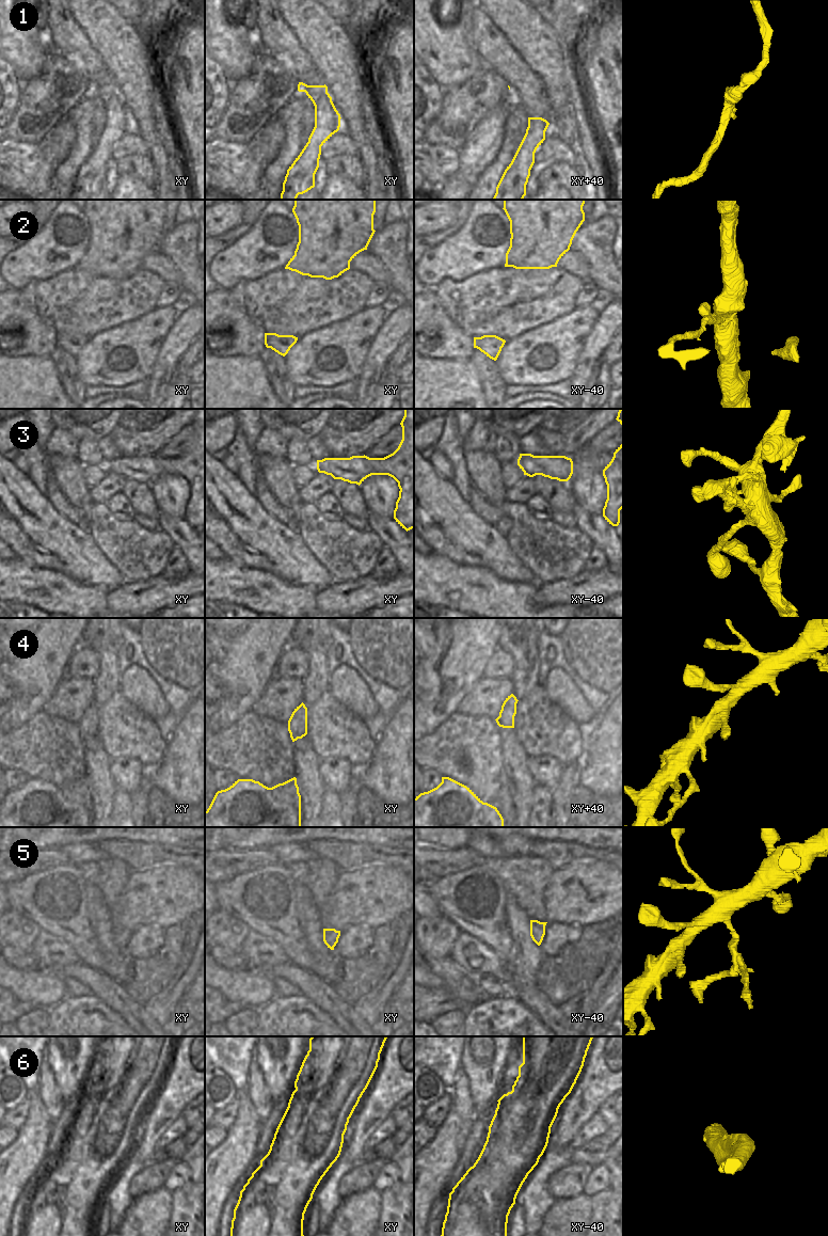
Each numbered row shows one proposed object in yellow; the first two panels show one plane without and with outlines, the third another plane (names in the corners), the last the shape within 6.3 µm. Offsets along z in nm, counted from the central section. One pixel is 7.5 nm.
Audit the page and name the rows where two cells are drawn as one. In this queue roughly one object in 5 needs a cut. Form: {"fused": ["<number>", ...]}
{"fused": ["2", "5", "6"]}

